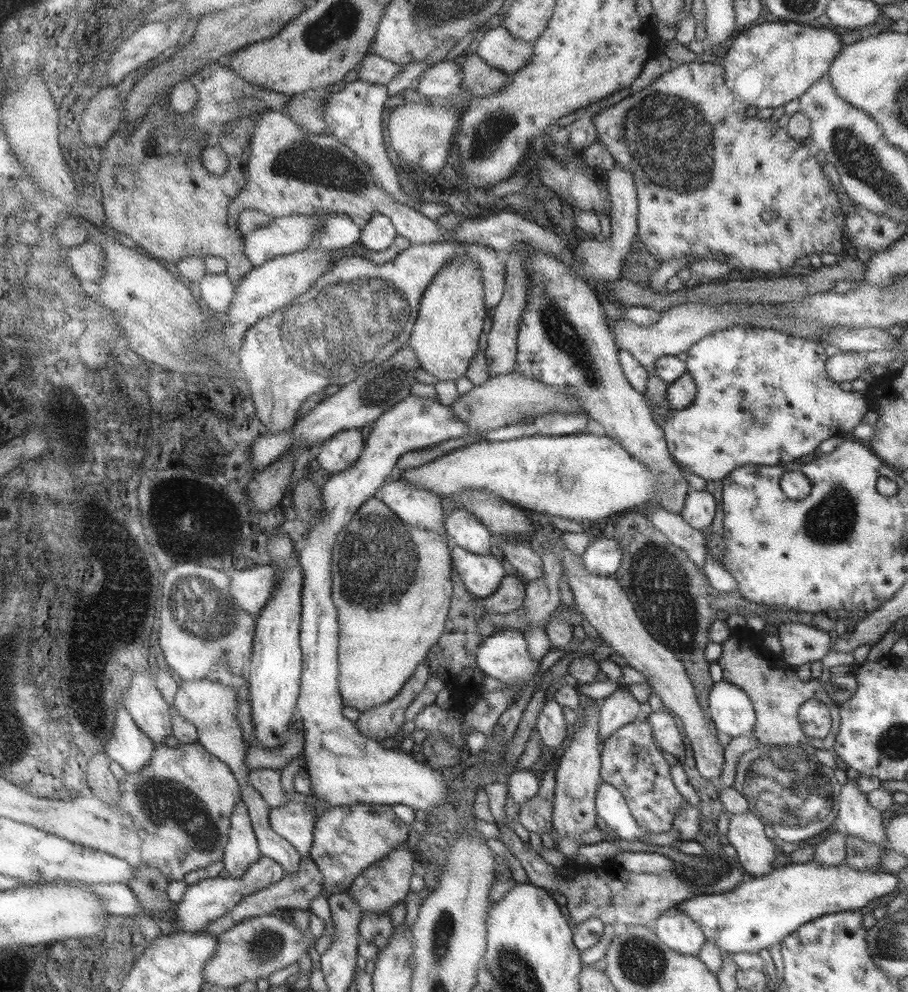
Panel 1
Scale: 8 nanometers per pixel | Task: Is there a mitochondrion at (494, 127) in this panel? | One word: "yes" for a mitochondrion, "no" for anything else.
yes

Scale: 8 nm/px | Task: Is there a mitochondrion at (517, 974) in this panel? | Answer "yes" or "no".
yes

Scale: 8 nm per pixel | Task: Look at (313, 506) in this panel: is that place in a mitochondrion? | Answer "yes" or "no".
yes

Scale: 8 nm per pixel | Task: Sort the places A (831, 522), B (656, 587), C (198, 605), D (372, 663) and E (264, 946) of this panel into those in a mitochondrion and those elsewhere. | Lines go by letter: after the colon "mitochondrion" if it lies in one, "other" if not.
A: mitochondrion
B: mitochondrion
C: mitochondrion
D: other
E: mitochondrion

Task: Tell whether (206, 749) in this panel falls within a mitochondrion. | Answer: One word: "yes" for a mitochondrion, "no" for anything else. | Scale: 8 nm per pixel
no

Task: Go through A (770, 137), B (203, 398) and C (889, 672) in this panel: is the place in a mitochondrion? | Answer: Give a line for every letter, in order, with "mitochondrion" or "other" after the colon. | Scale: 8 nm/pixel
A: other
B: other
C: other

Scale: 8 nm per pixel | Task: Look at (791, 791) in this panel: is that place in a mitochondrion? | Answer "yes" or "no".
yes

